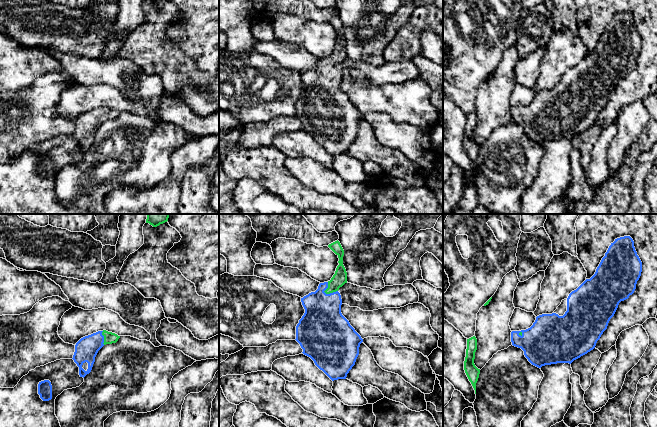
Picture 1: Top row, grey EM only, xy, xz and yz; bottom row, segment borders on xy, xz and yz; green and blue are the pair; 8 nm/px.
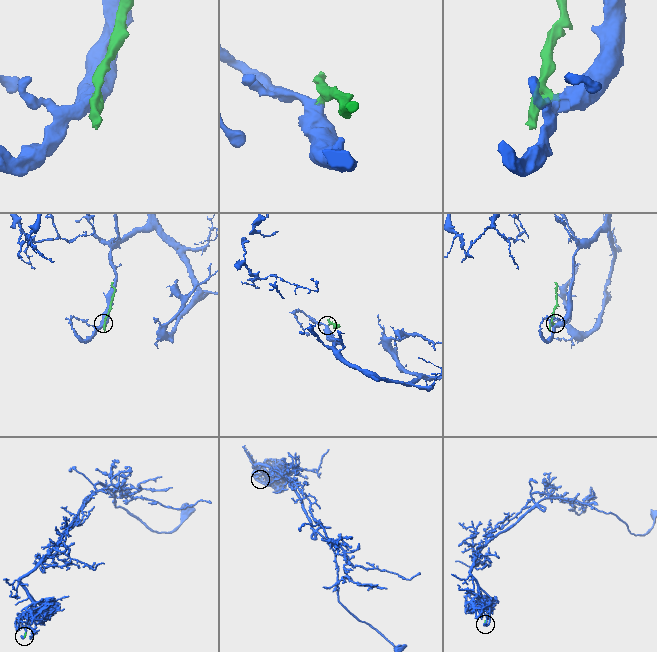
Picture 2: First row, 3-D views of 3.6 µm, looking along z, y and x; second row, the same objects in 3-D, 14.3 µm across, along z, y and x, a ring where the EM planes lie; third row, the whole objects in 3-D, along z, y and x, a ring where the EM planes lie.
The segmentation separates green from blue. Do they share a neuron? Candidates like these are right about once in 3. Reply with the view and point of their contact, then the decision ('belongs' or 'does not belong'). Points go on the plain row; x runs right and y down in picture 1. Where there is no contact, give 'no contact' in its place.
meets green in xz at (330, 68); belongs

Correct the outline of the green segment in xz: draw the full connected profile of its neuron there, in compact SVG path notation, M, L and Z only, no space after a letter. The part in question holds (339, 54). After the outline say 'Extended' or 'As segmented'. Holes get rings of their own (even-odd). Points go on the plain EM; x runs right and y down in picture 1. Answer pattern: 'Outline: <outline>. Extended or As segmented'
Outline: M338 16L328 23L338 32L339 41L330 57L320 59L315 68L301 74L305 89L296 102L295 116L303 125L302 129L310 133L315 141L334 157L346 155L355 141L363 115L341 89L342 75L338 66L347 59L347 48L343 41L344 26Z. Extended

